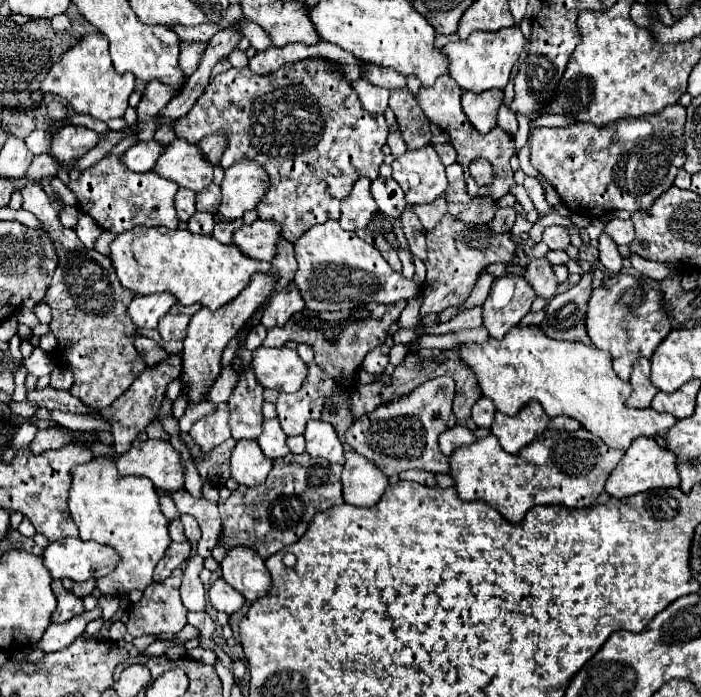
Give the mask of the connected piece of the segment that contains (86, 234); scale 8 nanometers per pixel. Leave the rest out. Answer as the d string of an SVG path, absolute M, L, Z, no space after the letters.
M77 214L77 224L75 224L75 232L77 238L87 246L93 248L93 242L99 238L99 234L103 232L103 228L99 228L99 224L95 224L95 220L91 220L91 216L85 214Z

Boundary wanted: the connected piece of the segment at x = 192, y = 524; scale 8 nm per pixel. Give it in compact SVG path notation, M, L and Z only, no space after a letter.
M181 516L181 522L185 526L185 536L191 544L197 544L201 540L201 528L193 516Z

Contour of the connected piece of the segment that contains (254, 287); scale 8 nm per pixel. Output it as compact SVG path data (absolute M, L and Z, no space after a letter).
M257 272L251 276L251 284L235 298L231 304L223 304L223 308L217 308L211 312L209 308L201 308L191 316L191 322L187 326L187 338L183 340L183 386L187 386L189 402L201 402L205 398L207 388L213 384L213 380L219 376L219 362L221 352L227 346L227 342L243 328L243 324L257 312L259 304L267 300L271 294L271 288L275 288L275 280L271 280L271 274Z

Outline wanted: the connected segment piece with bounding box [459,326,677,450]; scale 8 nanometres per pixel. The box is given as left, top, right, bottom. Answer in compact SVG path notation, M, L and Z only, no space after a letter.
M515 326L503 340L489 340L485 344L459 344L459 356L461 360L473 368L483 396L489 396L495 402L495 408L501 414L517 416L519 410L523 410L525 404L537 400L549 418L555 416L571 416L577 422L581 422L583 428L587 428L591 434L599 436L609 448L615 450L627 450L631 440L639 436L663 436L677 418L671 414L655 412L653 408L647 410L631 410L625 406L625 400L631 394L631 384L623 382L611 366L611 356L595 346L585 346L579 342L559 342L547 338L537 326Z

